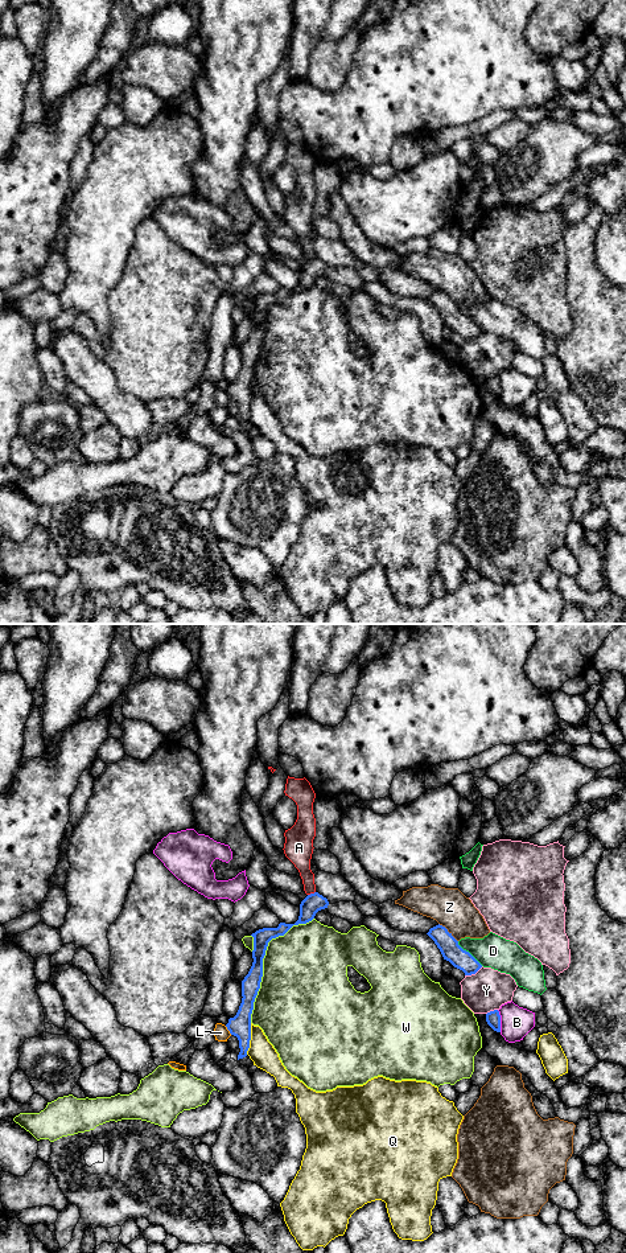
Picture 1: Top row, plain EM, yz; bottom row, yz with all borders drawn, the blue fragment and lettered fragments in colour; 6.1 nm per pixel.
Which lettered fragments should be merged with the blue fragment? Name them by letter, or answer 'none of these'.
none of these

